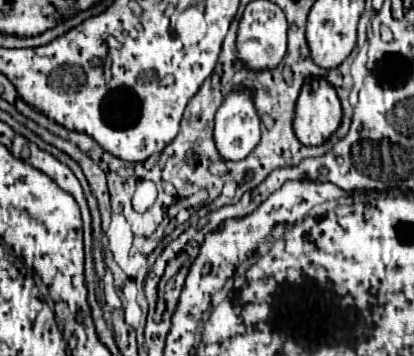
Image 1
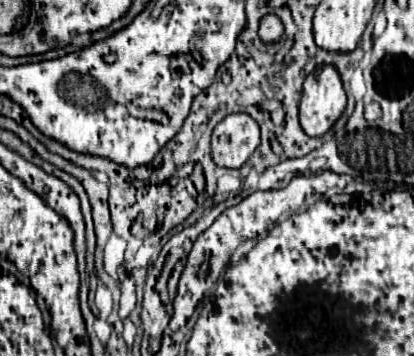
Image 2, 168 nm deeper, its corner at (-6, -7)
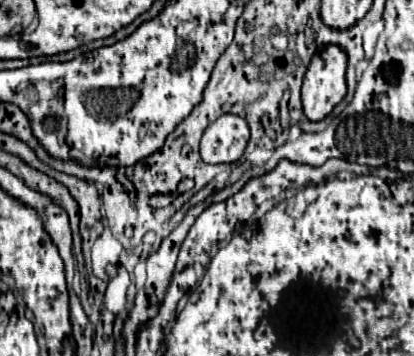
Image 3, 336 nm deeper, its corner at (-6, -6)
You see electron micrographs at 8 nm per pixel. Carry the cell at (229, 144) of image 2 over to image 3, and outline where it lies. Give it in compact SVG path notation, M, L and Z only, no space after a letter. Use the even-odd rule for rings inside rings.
M221 115L211 123L201 139L201 157L205 163L235 163L249 143L249 125L239 115Z

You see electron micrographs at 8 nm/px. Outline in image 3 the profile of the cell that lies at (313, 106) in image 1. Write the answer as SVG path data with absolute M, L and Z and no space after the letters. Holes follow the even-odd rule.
M335 45L323 47L311 59L301 91L303 111L309 121L323 121L343 101L347 93L345 67L347 55Z

